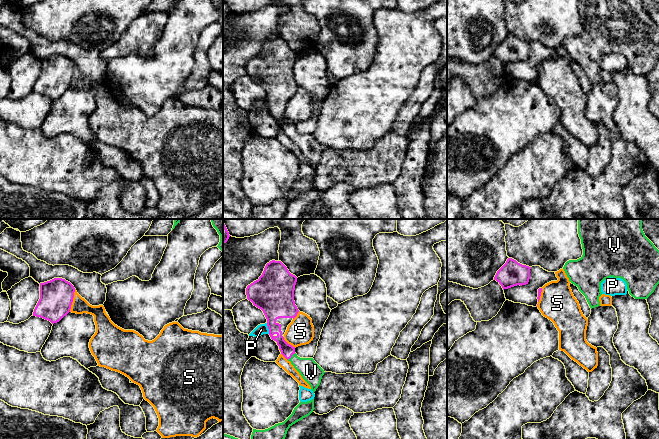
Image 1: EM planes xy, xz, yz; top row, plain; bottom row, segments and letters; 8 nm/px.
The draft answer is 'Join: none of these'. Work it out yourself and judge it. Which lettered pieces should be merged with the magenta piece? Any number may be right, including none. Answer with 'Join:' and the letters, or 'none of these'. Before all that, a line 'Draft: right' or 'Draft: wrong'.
Draft: wrong
Join: V

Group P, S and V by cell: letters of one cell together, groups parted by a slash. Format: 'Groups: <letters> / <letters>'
Groups: P / S / V

